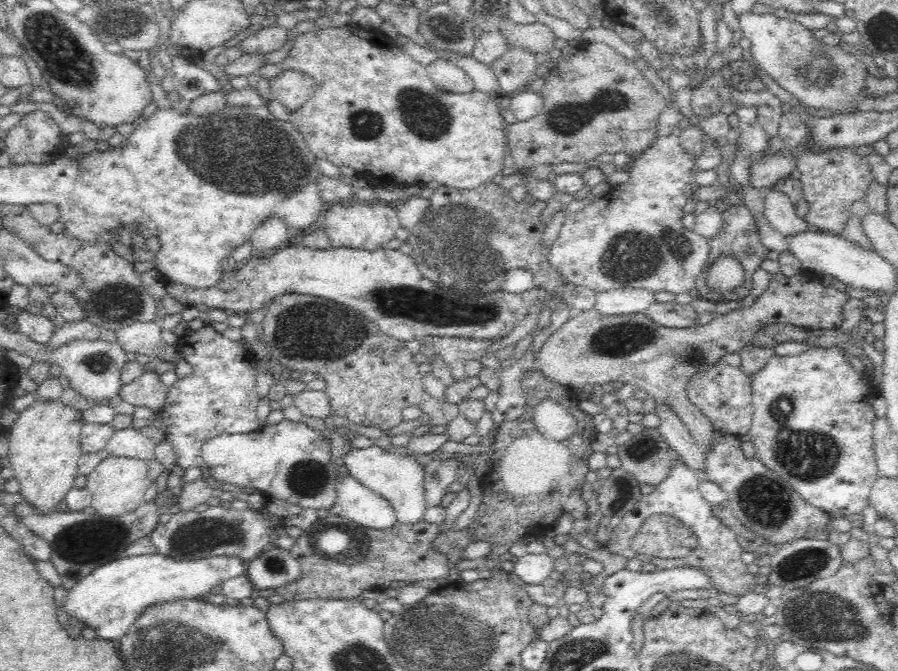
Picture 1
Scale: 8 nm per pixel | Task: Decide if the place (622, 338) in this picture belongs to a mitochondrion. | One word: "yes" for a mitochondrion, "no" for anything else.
yes

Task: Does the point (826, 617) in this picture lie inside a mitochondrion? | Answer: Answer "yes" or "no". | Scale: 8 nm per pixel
yes

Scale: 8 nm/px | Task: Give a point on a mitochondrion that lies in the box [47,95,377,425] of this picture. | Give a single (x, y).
(238, 154)

